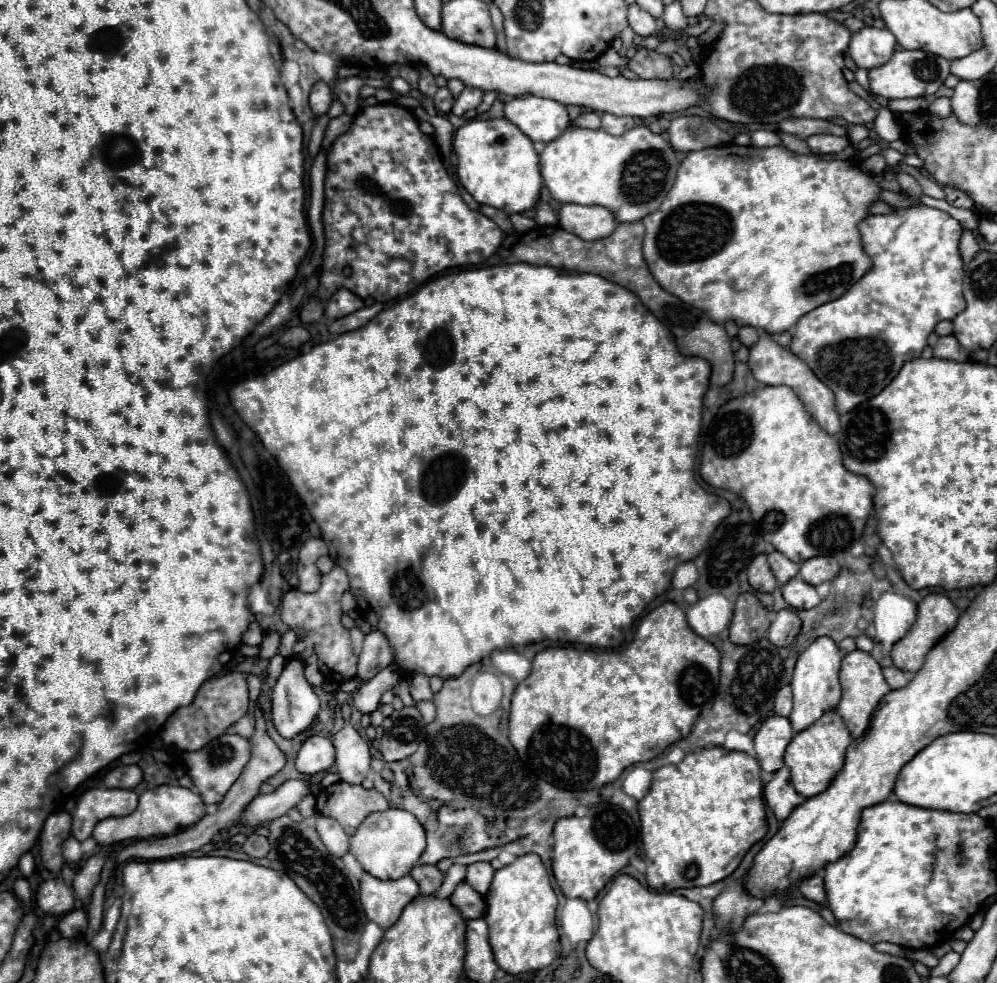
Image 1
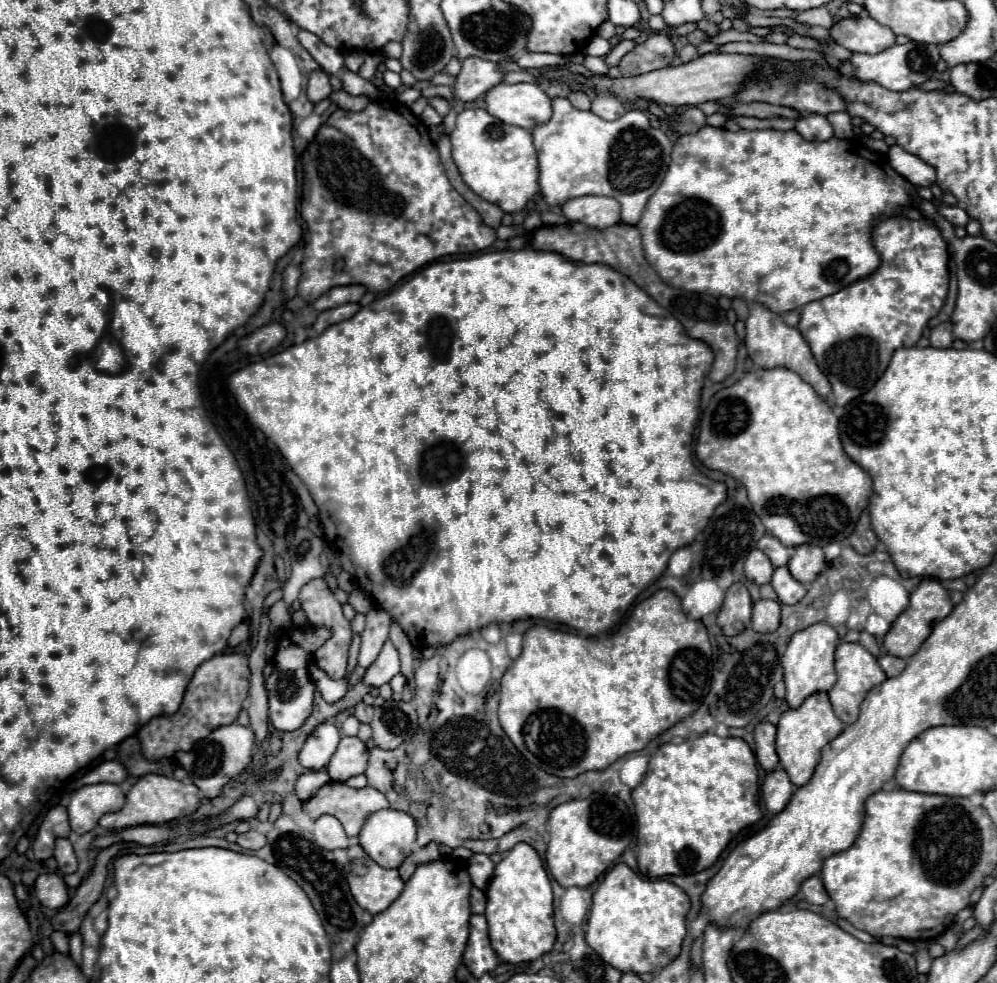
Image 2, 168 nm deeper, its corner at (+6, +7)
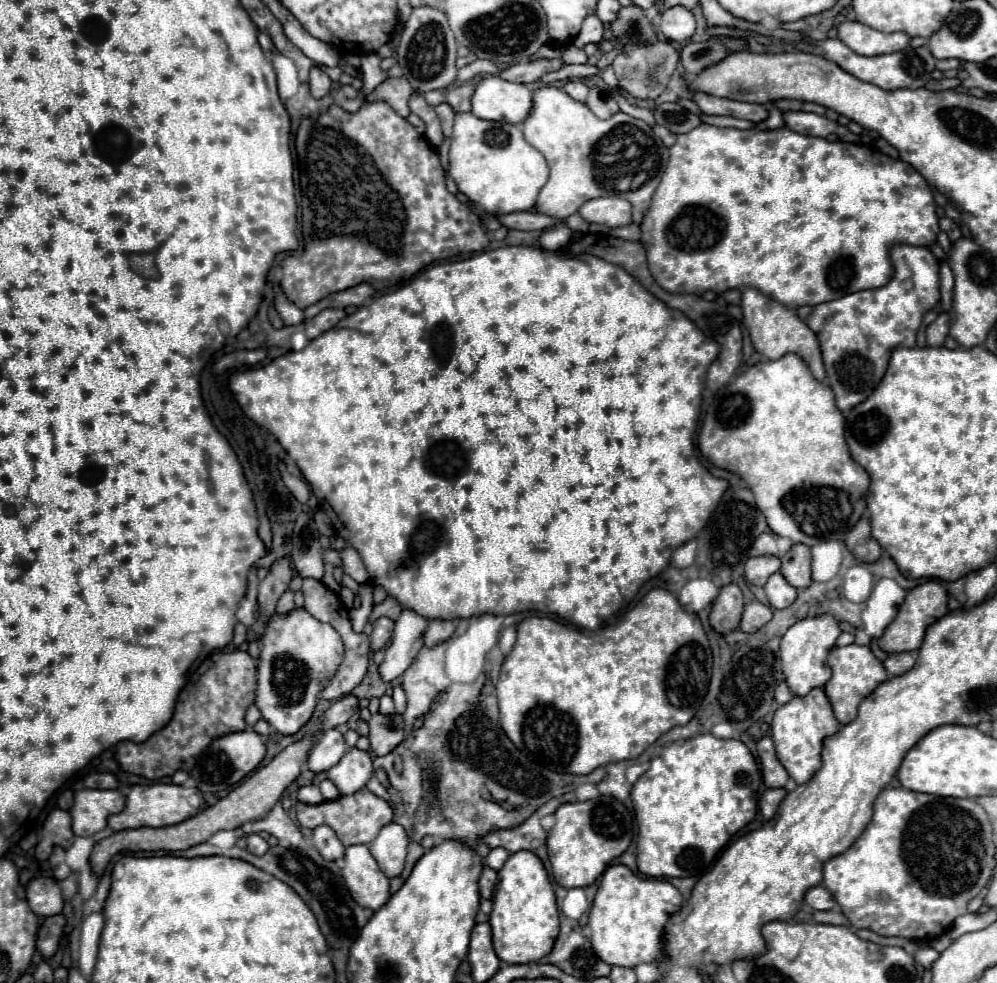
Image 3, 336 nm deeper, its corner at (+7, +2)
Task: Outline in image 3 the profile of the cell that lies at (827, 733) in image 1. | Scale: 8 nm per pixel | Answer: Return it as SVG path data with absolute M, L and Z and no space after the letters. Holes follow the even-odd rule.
M814 688L806 696L794 696L788 704L780 706L772 718L770 730L772 730L772 740L778 760L788 770L790 778L796 780L796 784L804 784L814 776L814 772L820 766L822 740L826 736L836 734L840 730L840 722L834 718L824 688Z

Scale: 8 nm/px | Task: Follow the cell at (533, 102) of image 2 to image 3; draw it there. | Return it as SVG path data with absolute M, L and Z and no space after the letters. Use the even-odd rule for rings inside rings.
M484 76L472 92L472 114L482 120L520 124L530 108L532 92L500 76Z

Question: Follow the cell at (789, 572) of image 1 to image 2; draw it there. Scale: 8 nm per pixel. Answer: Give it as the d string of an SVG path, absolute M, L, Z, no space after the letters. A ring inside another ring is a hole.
M765 535L765 537L757 543L757 549L761 549L763 553L767 553L769 561L771 561L775 567L787 565L787 561L791 559L791 553L793 553L793 549L781 545L781 541L775 539L775 537L771 537L771 535Z

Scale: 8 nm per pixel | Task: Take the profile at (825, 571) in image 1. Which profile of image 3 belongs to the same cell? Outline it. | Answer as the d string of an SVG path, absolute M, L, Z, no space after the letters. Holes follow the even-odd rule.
M794 544L782 558L782 576L786 578L788 584L792 584L794 588L806 588L812 584L810 578L810 548L802 546L802 544Z

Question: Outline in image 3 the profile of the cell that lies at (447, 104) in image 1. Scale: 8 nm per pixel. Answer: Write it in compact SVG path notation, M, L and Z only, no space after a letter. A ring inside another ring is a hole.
M438 104L438 106L436 106L436 114L438 114L440 122L442 122L444 136L446 136L446 138L450 138L450 134L452 134L452 126L454 126L454 116L456 116L456 112L454 112L454 110L452 110L448 104Z

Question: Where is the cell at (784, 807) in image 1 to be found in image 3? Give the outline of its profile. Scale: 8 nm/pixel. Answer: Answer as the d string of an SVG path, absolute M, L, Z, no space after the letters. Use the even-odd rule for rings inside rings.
M768 788L762 794L762 798L760 798L760 814L762 814L764 820L770 820L776 814L776 810L778 810L778 806L780 806L784 796L786 796L784 788L776 788L776 790Z

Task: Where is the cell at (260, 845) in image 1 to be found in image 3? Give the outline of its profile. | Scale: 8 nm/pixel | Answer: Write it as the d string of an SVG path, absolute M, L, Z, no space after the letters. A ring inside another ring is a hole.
M250 834L250 836L248 836L246 846L248 846L248 850L250 850L252 854L256 854L256 856L266 854L266 850L270 848L270 846L268 846L268 842L264 840L264 836L258 836L258 834Z

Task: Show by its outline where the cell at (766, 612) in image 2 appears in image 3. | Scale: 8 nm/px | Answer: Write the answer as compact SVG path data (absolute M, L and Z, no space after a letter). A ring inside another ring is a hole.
M750 602L744 606L744 614L740 620L740 630L742 632L756 632L764 624L772 620L772 608L762 604L762 602Z

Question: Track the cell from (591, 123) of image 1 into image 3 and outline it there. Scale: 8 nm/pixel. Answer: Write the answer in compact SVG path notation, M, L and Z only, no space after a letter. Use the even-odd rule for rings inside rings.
M568 80L566 84L564 84L564 90L574 98L574 100L578 100L578 102L584 102L586 100L586 94L588 94L588 86L584 84L584 82L580 82L580 80Z

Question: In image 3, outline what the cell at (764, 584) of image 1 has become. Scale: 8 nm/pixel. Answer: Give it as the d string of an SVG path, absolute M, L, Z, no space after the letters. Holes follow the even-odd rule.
M756 556L746 560L746 580L754 586L764 586L766 580L780 570L780 558Z

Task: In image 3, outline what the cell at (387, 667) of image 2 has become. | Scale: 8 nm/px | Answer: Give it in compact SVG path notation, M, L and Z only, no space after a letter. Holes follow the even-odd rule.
M404 608L400 618L396 620L396 628L392 634L390 648L386 650L386 658L380 664L382 680L390 682L404 674L404 670L414 662L418 650L424 646L424 632L430 620L416 614L414 610Z

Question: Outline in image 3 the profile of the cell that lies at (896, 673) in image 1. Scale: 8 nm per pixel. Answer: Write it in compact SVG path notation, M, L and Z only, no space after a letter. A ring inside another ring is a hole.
M902 652L902 654L890 654L884 660L884 668L890 672L890 676L898 676L904 674L906 670L910 670L914 666L916 658L912 652Z

